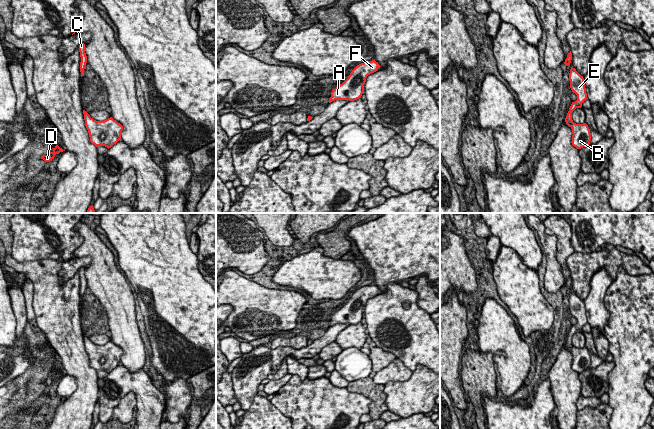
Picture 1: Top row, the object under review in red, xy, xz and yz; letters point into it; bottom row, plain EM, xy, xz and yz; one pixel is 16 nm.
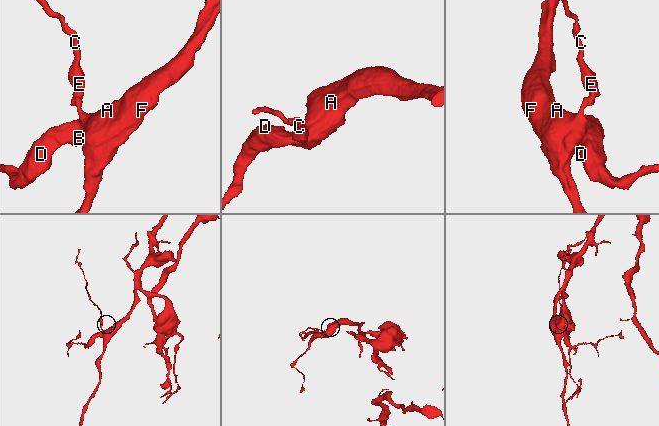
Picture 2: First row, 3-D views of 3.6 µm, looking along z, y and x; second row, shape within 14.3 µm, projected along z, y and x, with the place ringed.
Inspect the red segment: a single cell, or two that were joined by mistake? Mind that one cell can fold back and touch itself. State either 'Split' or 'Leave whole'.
Leave whole

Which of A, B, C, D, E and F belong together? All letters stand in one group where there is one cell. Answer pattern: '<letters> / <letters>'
A B C D E F

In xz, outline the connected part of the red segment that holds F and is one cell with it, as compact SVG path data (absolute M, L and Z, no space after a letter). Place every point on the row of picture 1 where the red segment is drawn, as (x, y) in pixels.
M375 60L357 65L348 78L331 92L329 103L335 100L354 101L364 93L364 84L368 75L378 71L381 67Z

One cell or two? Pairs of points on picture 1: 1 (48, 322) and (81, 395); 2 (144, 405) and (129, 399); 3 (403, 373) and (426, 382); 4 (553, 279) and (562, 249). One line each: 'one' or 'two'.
1: one
2: two
3: two
4: two

